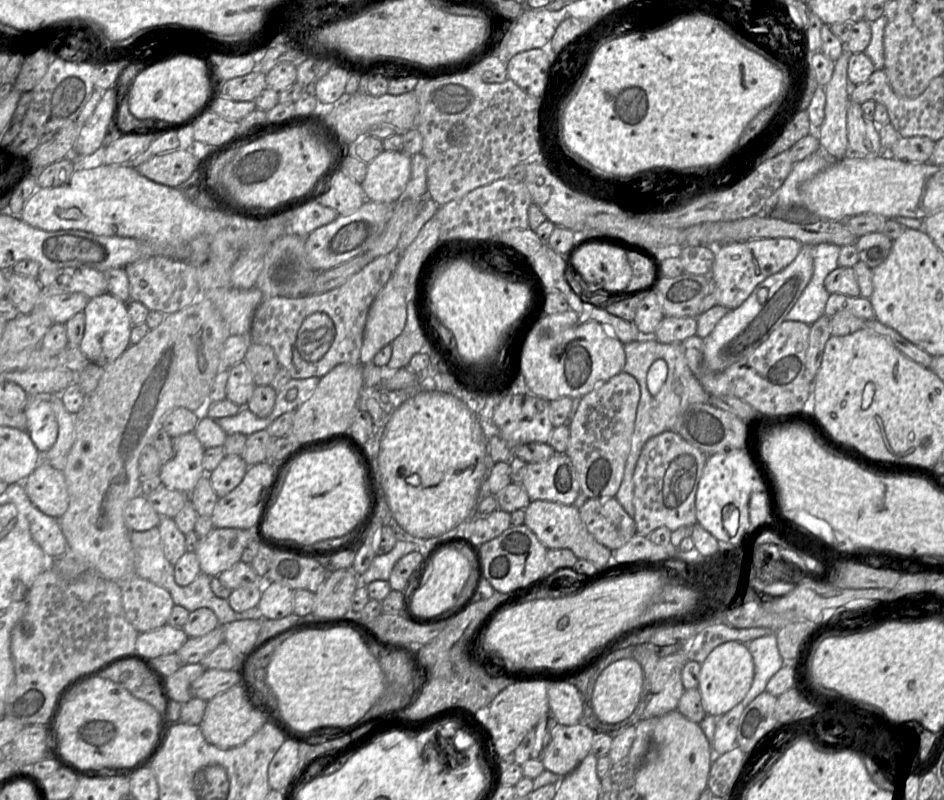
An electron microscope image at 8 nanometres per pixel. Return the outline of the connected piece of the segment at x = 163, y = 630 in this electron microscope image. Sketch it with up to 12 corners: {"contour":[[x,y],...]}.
{"contour":[[167,623],[139,633],[135,650],[153,659],[176,653],[188,638]]}

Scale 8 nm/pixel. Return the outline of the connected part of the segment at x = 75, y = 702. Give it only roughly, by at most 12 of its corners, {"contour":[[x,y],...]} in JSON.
{"contour":[[110,679],[75,686],[57,723],[80,768],[127,767],[157,711]]}

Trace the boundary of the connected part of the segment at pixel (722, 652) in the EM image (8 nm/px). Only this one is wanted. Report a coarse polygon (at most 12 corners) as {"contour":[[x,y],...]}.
{"contour":[[729,641],[702,663],[707,715],[722,716],[752,686],[746,644]]}

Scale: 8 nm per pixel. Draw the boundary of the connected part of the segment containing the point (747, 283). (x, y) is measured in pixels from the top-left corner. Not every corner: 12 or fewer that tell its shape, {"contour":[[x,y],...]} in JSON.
{"contour":[[792,238],[717,246],[708,276],[719,305],[739,307],[759,283],[787,267]]}

